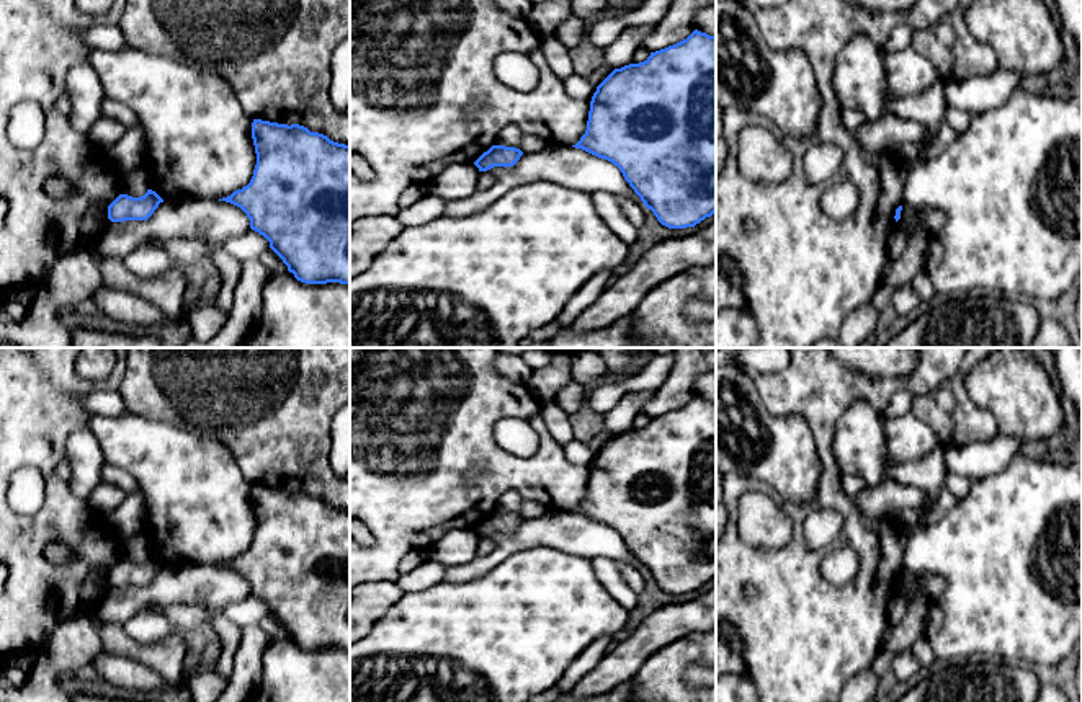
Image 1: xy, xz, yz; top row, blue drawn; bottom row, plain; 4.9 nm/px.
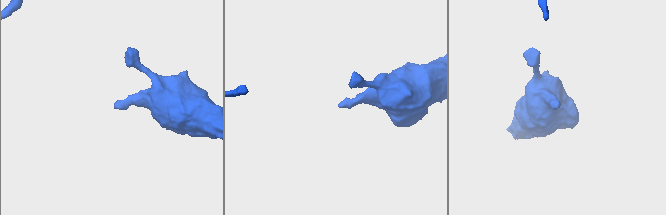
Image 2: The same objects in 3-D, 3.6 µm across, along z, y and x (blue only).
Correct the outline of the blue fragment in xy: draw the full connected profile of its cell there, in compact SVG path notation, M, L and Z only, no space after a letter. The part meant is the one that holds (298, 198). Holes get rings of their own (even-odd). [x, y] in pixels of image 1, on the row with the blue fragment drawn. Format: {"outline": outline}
{"outline": "M252 122L257 153L247 186L219 201L240 207L288 271L306 284L350 284L350 145L299 124Z"}

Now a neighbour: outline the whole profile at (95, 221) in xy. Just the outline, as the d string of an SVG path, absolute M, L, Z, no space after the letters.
M98 204L90 206L80 222L83 248L93 250L95 243L103 237L110 222L108 207Z

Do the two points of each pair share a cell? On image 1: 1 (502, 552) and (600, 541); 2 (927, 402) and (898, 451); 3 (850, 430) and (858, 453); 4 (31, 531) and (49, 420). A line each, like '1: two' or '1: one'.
1: one
2: two
3: one
4: one

